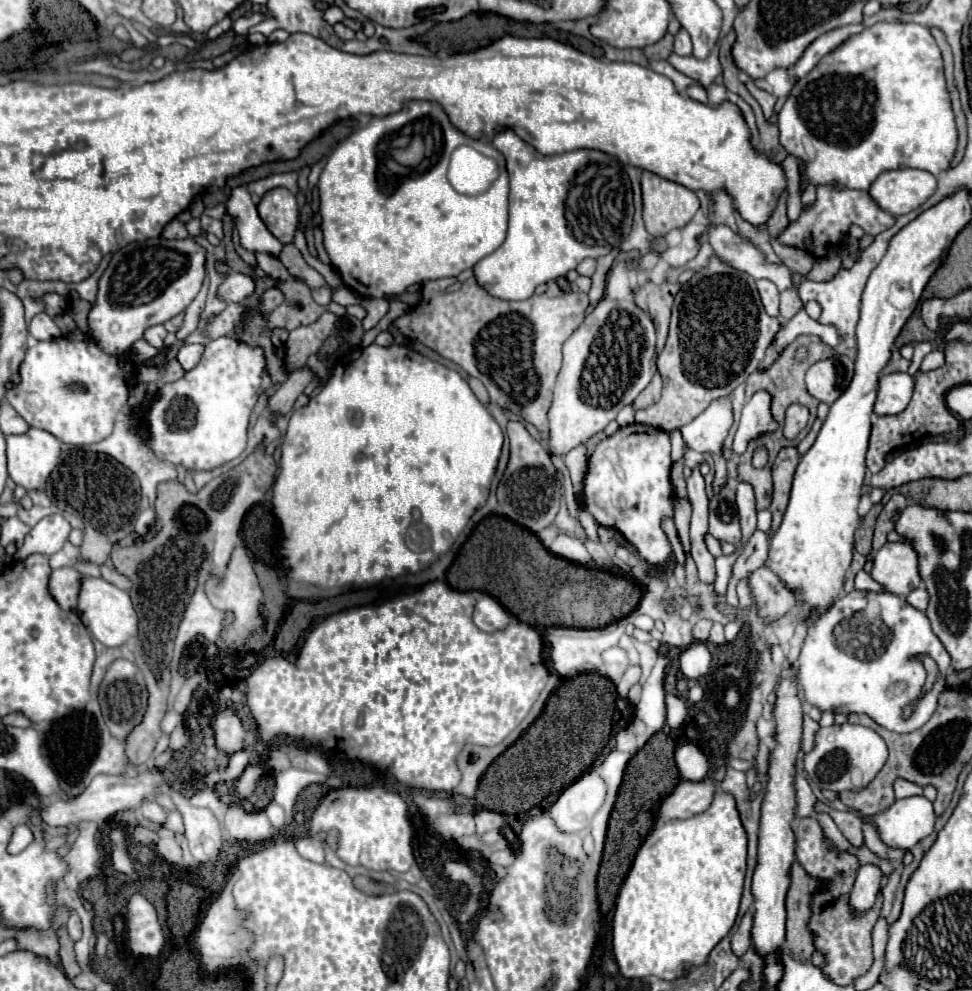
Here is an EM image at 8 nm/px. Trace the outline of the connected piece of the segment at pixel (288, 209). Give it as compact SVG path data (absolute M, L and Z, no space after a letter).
M274 188L266 192L258 204L258 214L266 228L282 242L290 244L298 228L298 202L286 188Z

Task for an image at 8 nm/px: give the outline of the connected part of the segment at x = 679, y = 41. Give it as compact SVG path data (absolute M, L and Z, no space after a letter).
M680 28L680 32L674 36L674 52L678 56L690 56L692 54L692 42L690 42L690 36L684 28Z

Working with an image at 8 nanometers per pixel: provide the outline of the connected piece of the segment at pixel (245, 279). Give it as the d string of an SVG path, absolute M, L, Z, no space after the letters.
M232 272L222 284L220 284L220 298L222 300L232 300L232 302L244 302L248 296L252 296L256 288L256 280L252 276Z

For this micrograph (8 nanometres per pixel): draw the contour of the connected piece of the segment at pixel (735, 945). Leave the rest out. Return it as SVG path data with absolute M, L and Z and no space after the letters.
M752 910L746 912L746 916L742 918L736 934L732 936L732 952L736 956L742 956L750 948L750 928L752 928Z

